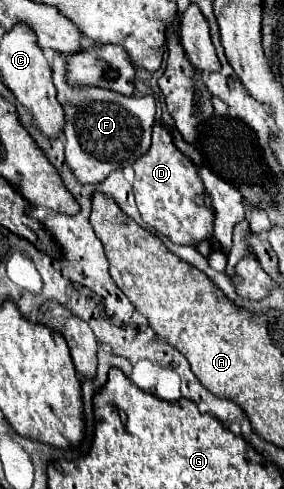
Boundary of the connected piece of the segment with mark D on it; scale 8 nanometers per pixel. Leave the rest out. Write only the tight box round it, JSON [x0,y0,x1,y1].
[134,124,214,246]

